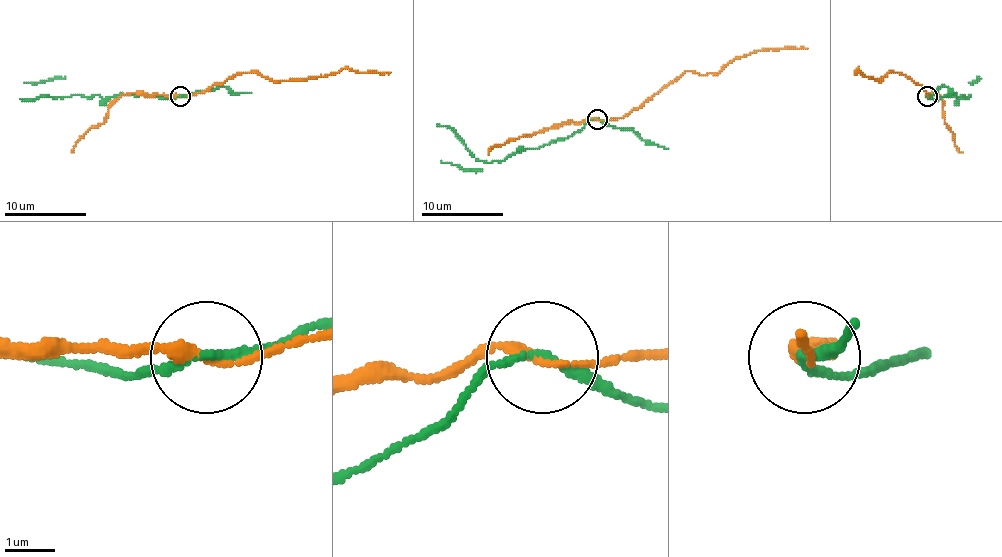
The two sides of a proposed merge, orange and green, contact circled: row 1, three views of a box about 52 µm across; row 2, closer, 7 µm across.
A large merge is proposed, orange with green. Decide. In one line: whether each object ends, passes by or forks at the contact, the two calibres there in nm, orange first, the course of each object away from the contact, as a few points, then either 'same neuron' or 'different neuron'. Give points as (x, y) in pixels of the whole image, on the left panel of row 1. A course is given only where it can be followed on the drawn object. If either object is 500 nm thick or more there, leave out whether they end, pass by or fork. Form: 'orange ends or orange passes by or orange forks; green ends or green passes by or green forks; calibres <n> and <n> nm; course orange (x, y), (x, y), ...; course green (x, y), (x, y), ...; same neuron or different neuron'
orange passes by; green passes by; calibres 190 and 170 nm; course orange (179, 97), (210, 89), (237, 74), (253, 72), (269, 80), (302, 80), (343, 68), (390, 72); course green (179, 97), (120, 95), (102, 99), (98, 95), (73, 95), (20, 99); different neuron

